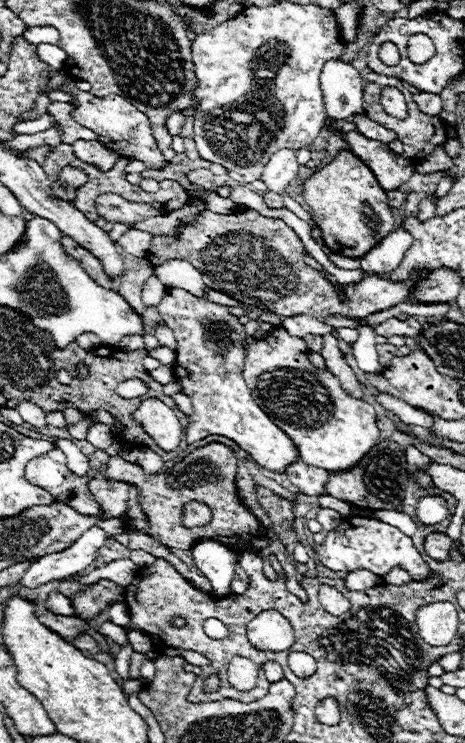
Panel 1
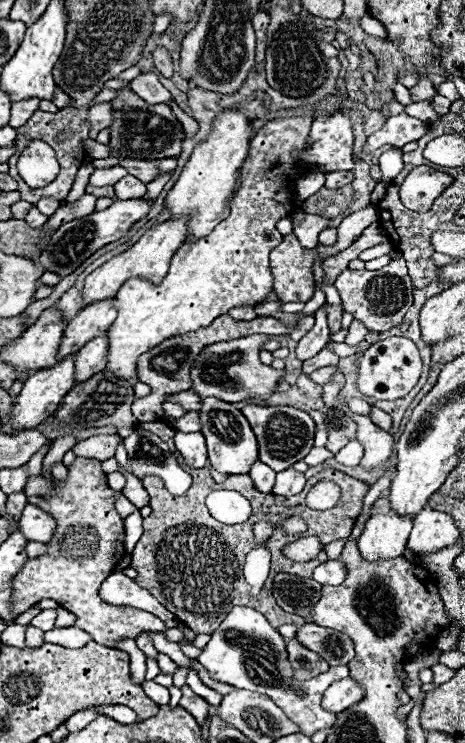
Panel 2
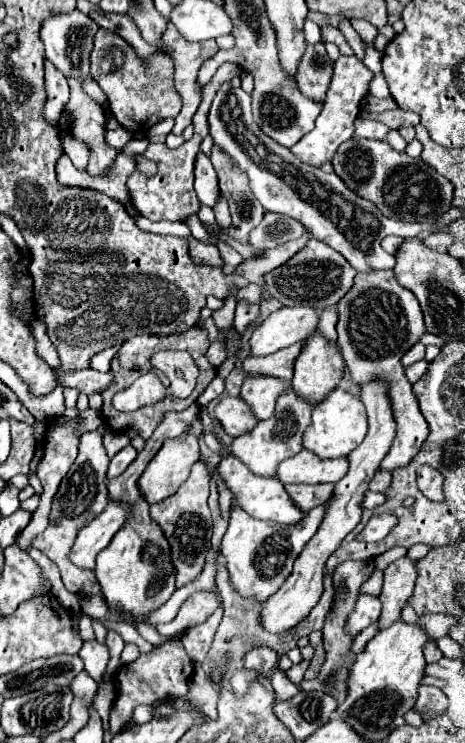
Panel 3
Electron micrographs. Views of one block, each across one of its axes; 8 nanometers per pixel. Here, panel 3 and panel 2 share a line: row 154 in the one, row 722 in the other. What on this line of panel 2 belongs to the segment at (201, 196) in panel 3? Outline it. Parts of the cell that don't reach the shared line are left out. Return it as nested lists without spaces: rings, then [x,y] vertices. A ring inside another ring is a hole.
[[[184,686],[182,688],[182,698],[180,698],[180,706],[184,708],[184,710],[188,710],[198,722],[200,722],[200,726],[204,726],[206,724],[206,718],[208,718],[208,708],[210,708],[210,704],[208,702],[204,702],[204,698],[200,698],[200,696],[196,696],[188,686]]]

